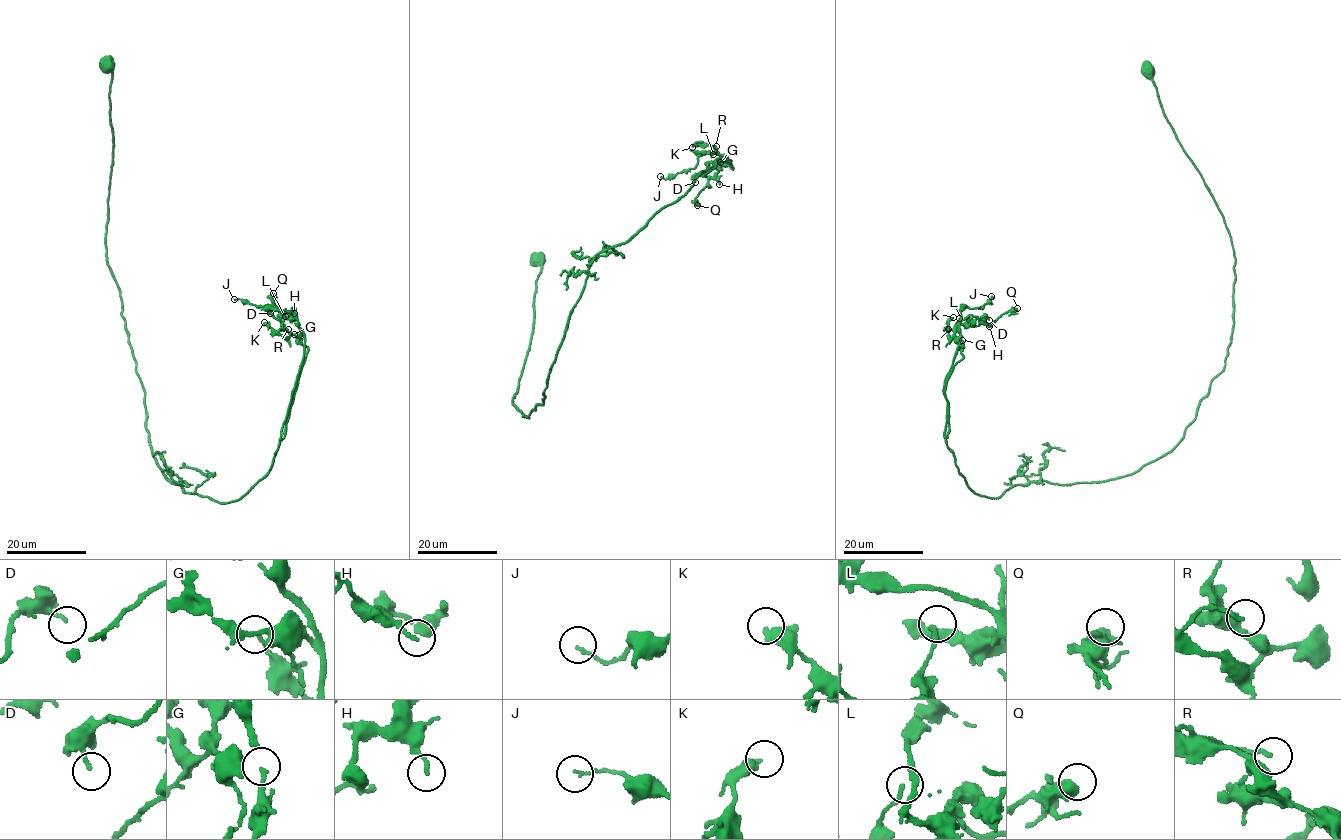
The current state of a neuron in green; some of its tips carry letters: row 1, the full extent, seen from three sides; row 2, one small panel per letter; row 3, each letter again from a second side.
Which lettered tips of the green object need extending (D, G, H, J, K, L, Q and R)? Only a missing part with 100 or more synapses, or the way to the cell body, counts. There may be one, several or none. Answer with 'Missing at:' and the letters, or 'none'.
Missing at: none

